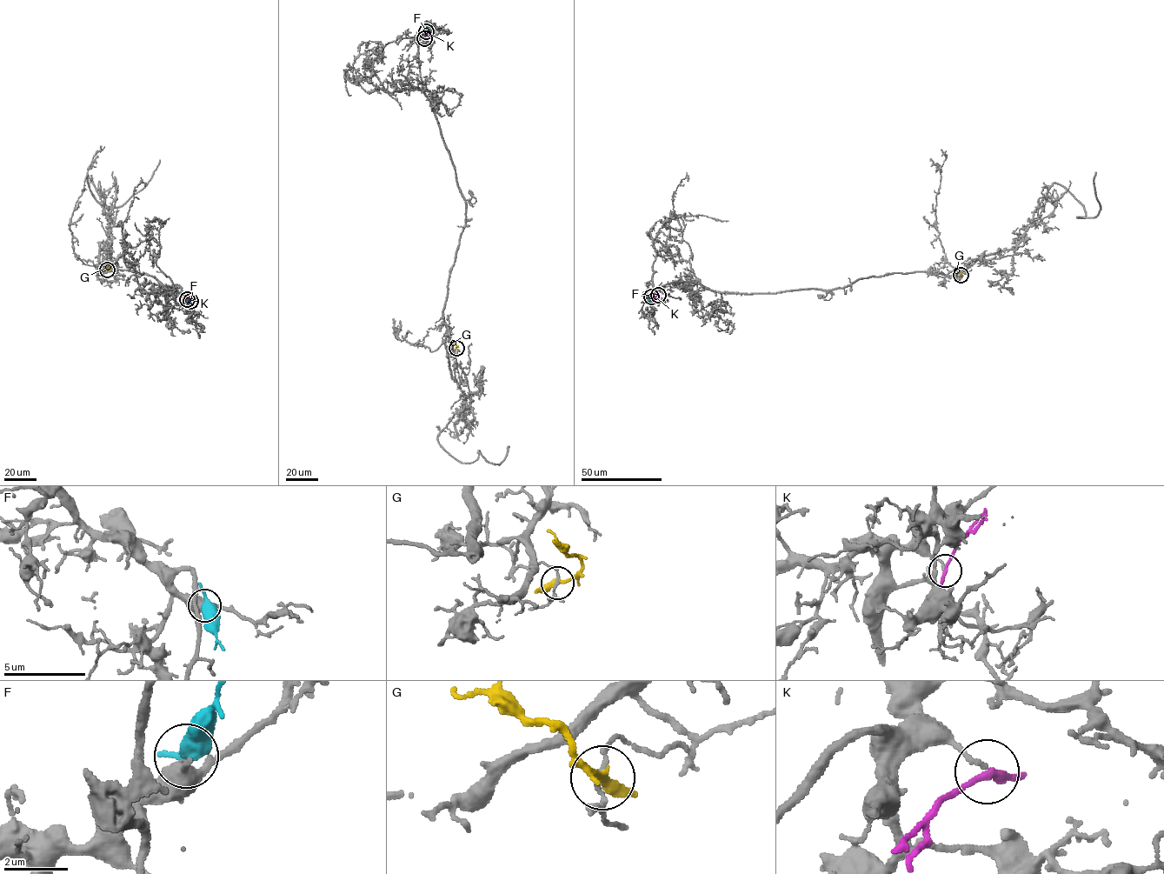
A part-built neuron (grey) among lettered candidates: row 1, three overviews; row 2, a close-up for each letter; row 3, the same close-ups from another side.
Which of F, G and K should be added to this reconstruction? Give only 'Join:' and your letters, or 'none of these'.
Join: none of these

